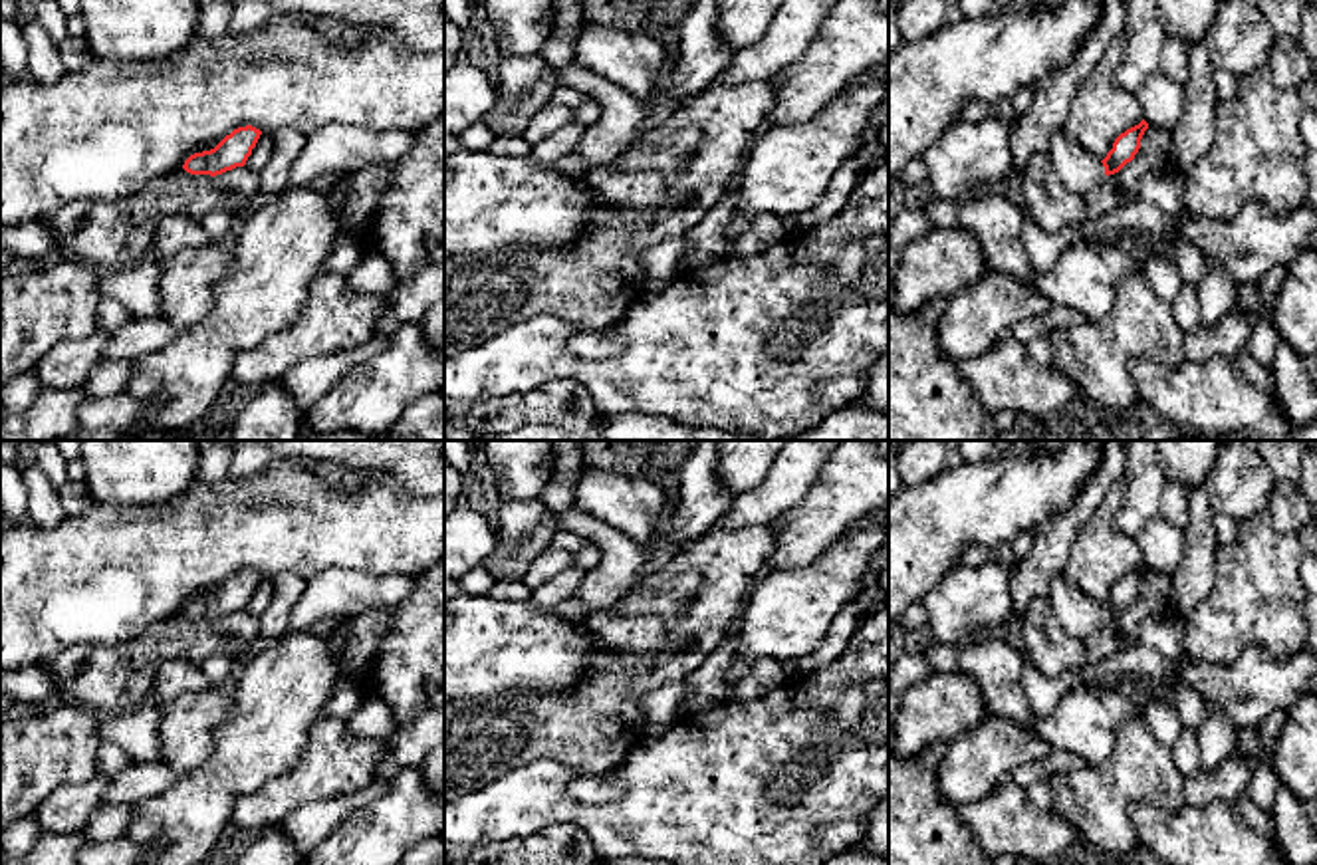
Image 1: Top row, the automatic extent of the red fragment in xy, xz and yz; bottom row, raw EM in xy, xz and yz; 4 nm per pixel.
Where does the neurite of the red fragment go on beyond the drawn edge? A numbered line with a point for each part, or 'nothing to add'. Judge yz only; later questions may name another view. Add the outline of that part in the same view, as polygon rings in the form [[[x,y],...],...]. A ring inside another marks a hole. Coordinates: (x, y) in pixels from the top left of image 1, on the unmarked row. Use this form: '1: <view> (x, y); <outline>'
1: yz (1079, 616); [[[1063,573],[1049,579],[1047,601],[1053,617],[1073,637],[1087,637],[1107,621],[1101,603],[1087,597],[1081,589],[1067,583]]]

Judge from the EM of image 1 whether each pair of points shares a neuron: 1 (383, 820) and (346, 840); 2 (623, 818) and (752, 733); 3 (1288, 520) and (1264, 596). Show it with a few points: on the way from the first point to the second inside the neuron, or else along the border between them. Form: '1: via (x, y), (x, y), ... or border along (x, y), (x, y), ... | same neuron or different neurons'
1: via (373, 830), (363, 840), (356, 840) | same neuron
2: via (655, 816), (687, 798), (720, 764) | same neuron
3: border along (1266, 510), (1266, 518), (1276, 530), (1294, 534) | different neurons

